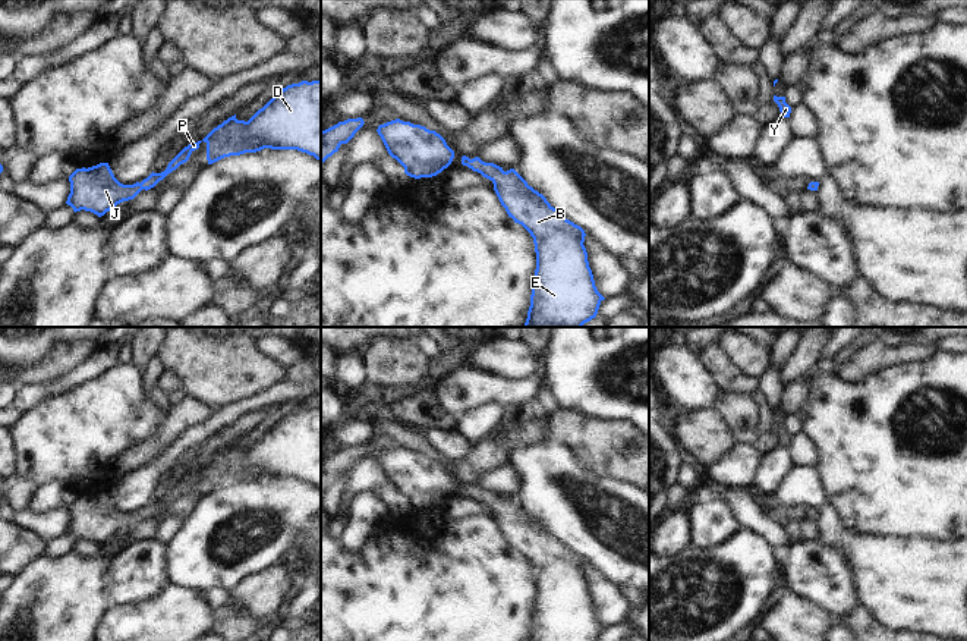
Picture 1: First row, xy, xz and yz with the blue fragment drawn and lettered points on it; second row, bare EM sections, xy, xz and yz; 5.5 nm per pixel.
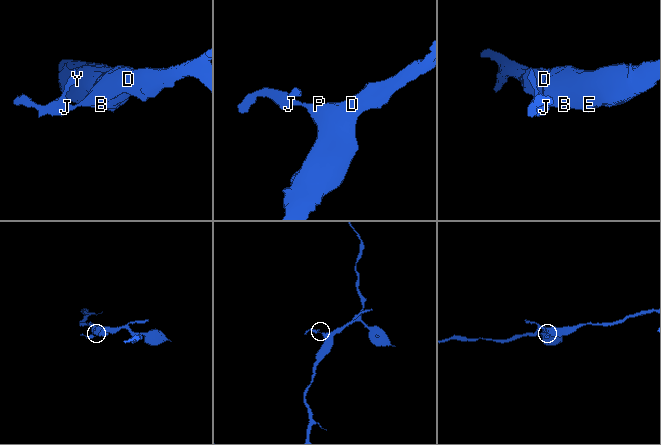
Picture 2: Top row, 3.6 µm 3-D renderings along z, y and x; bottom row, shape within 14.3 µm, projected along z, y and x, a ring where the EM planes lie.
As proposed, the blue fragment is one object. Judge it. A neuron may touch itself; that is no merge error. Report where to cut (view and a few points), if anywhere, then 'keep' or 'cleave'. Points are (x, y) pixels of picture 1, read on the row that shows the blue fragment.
no cut | keep

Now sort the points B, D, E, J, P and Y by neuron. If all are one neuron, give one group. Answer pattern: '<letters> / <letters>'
B D E J P Y

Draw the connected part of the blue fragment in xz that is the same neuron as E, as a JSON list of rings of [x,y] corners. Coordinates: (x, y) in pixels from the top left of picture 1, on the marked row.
[[[462,157],[462,164],[494,183],[494,191],[514,223],[522,224],[533,238],[536,252],[536,270],[530,295],[530,307],[523,327],[582,327],[596,317],[601,302],[605,299],[596,289],[588,252],[583,245],[585,230],[567,220],[547,198],[535,191],[514,170],[507,172],[494,163],[485,163],[479,157]]]

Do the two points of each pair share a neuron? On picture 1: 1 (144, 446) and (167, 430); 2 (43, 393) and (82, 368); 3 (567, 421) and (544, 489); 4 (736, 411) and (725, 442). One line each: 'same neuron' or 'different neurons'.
1: same neuron
2: same neuron
3: different neurons
4: different neurons

